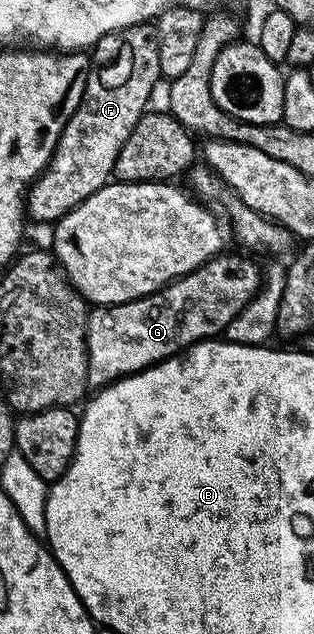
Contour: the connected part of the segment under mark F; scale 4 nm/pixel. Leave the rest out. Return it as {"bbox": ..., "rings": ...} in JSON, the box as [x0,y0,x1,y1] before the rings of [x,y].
{"bbox":[26,25,160,224],"rings":[[[153,25],[125,27],[104,36],[92,47],[92,65],[82,93],[82,103],[68,120],[49,166],[26,195],[26,213],[38,222],[54,224],[68,211],[111,181],[120,148],[132,128],[147,113],[154,85],[160,82],[158,31]]]}

